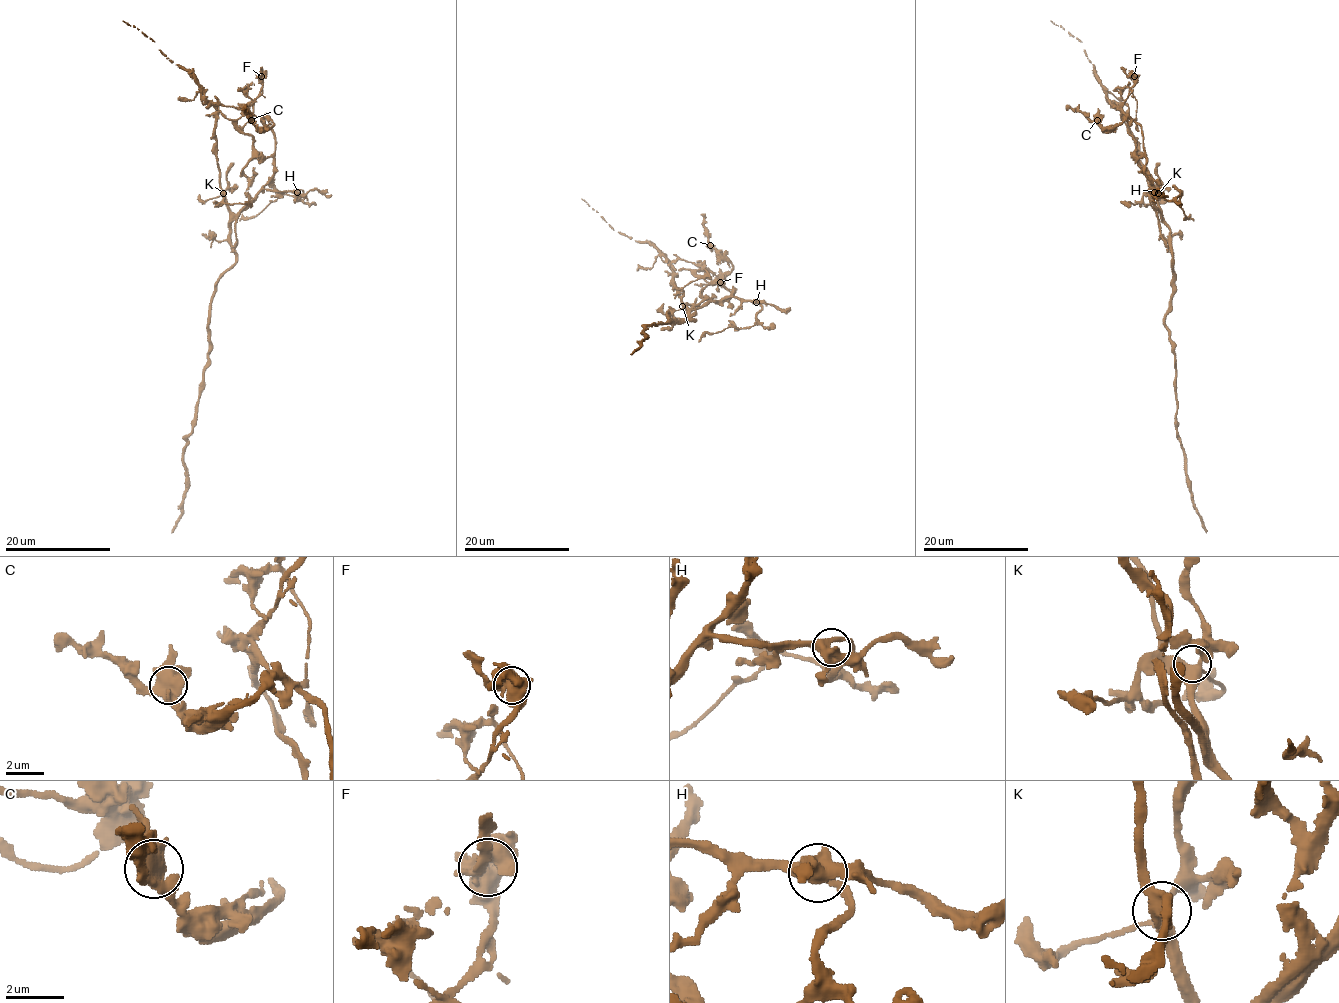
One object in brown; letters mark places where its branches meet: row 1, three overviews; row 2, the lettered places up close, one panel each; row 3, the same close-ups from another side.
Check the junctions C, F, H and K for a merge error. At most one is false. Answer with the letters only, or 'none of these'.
F

